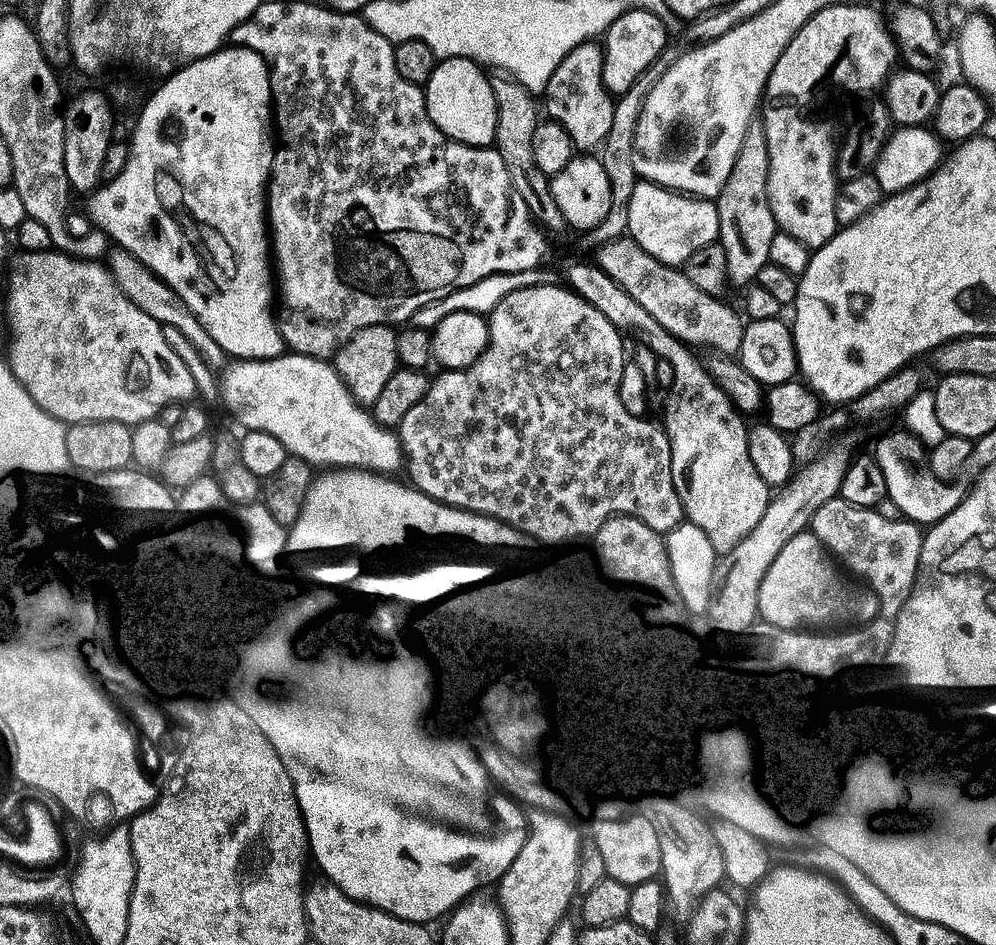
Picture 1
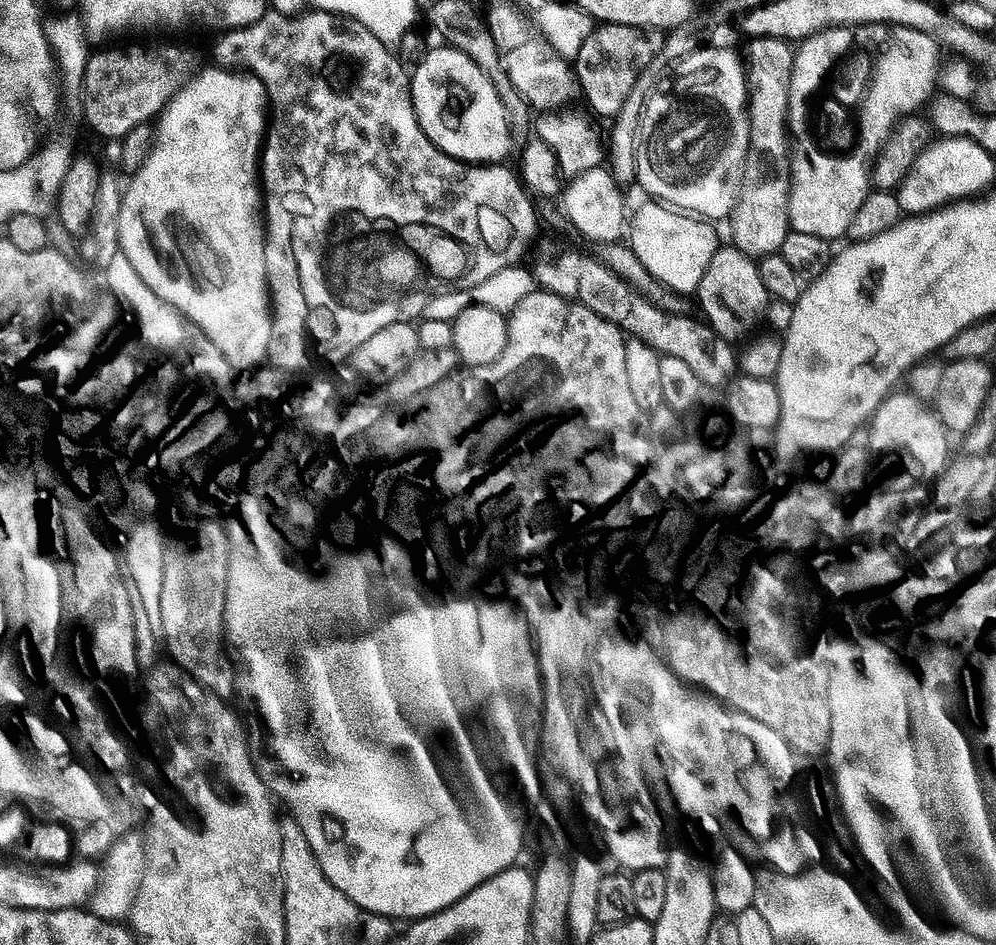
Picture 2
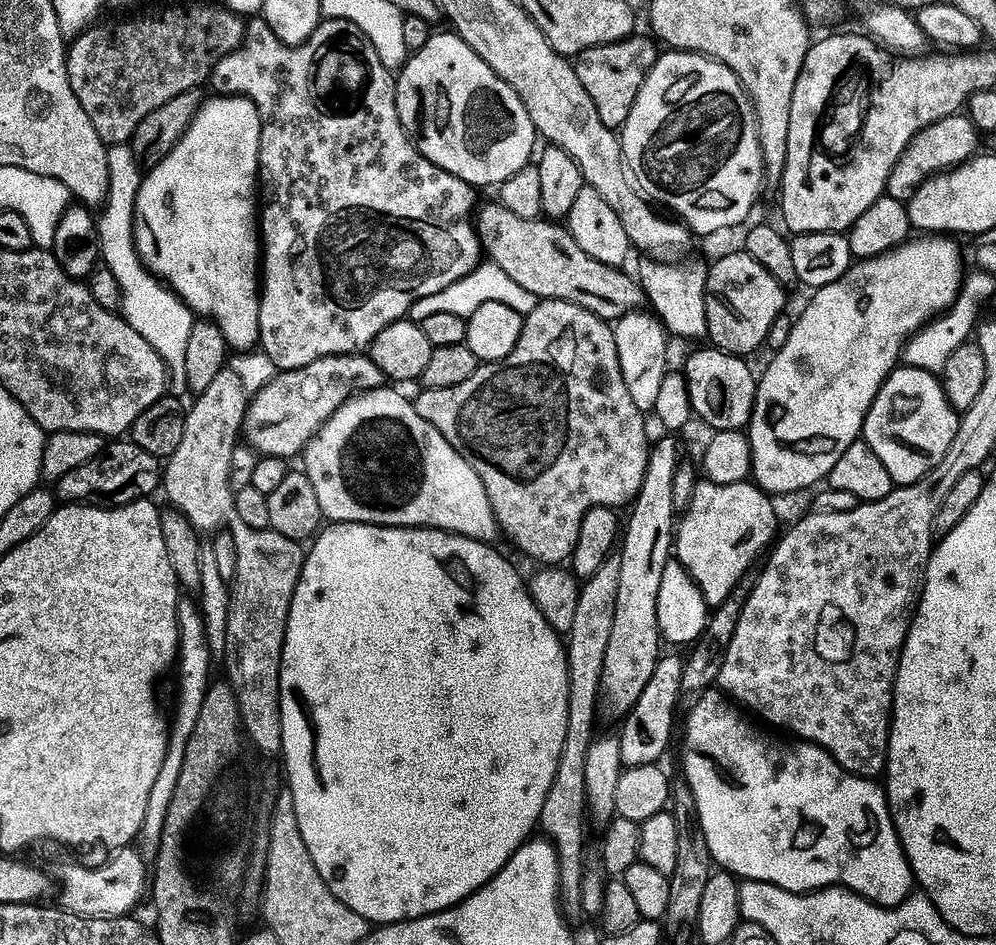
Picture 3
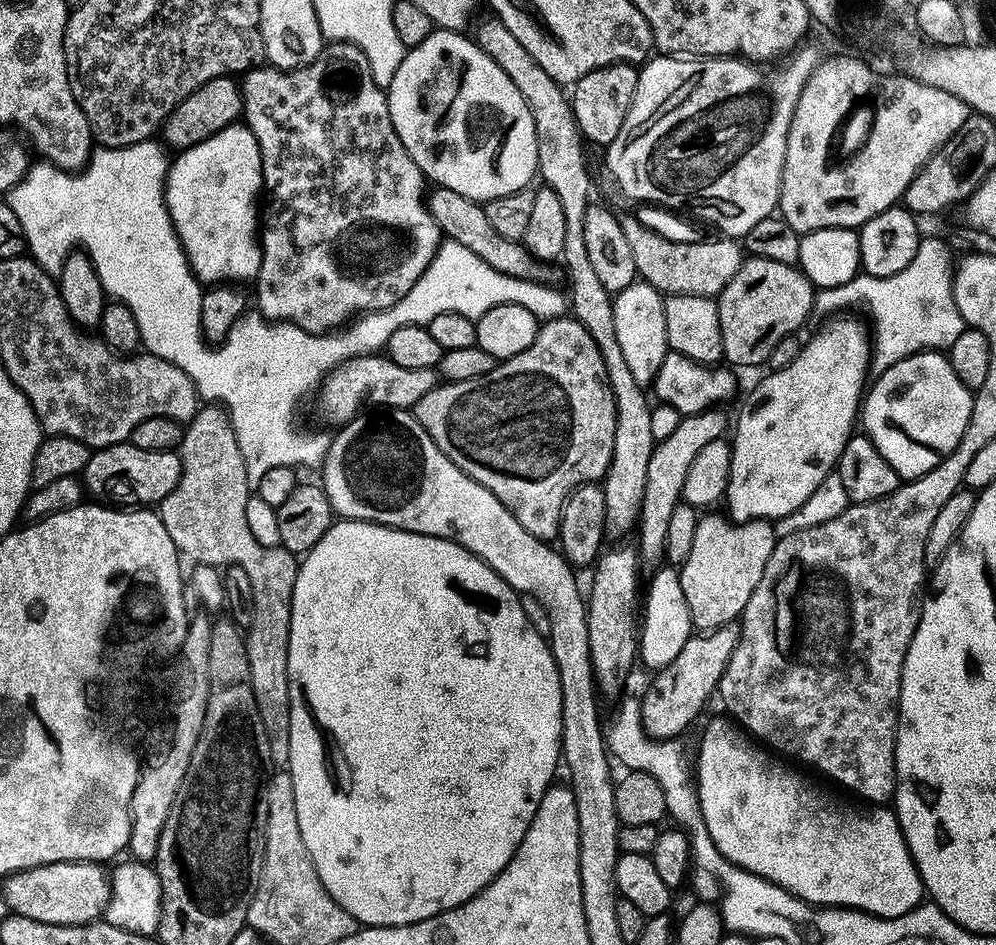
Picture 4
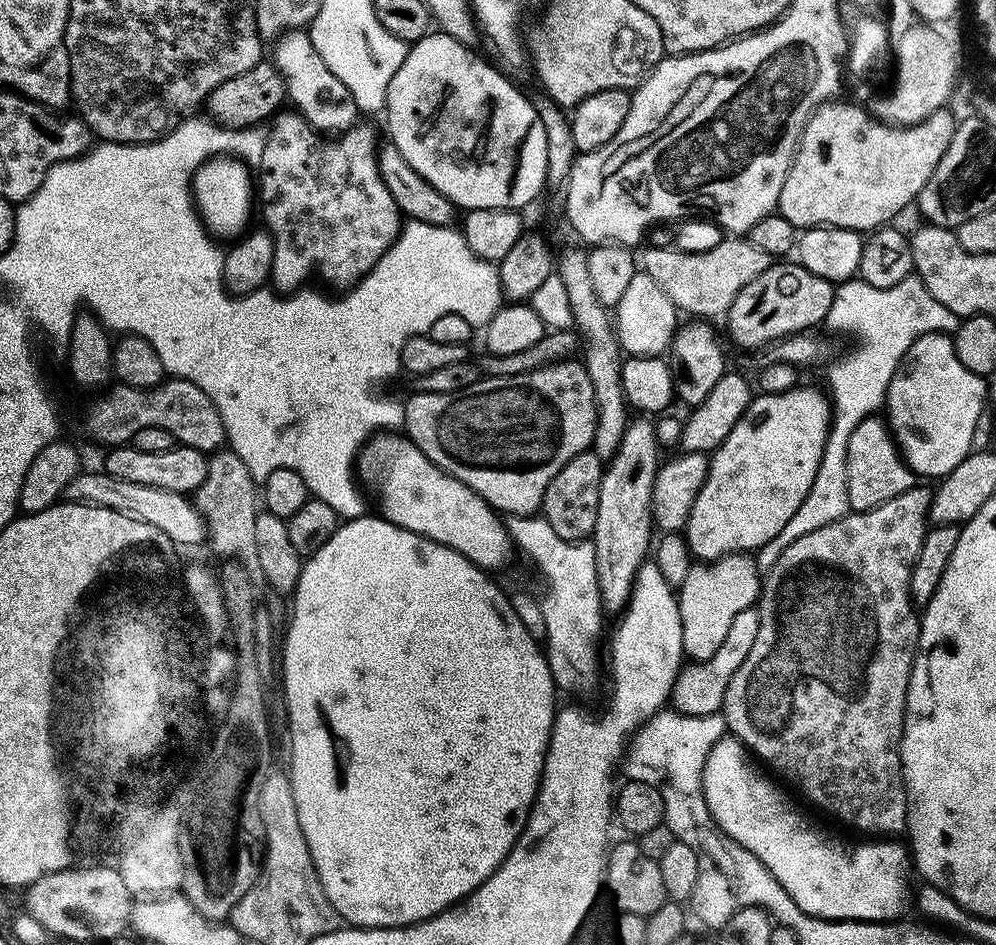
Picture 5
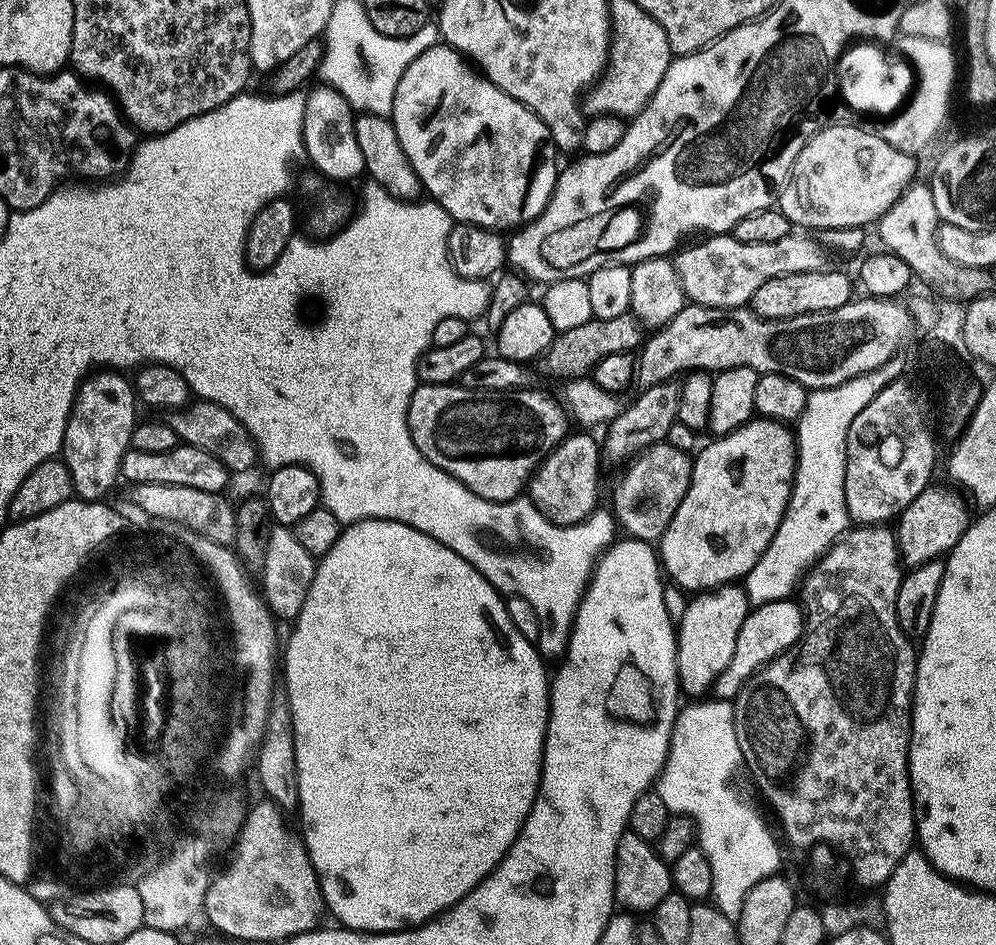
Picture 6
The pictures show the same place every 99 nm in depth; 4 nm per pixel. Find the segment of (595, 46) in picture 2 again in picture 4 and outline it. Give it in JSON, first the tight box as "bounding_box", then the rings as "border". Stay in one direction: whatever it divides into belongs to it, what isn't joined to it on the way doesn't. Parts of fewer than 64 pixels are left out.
{"bounding_box":[570,64,639,146],"border":[[[615,64],[602,70],[594,70],[594,74],[586,74],[586,78],[574,85],[570,92],[572,112],[585,141],[593,140],[596,144],[607,146],[614,142],[614,138],[618,138],[618,134],[622,134],[622,126],[626,126],[626,118],[630,114],[639,81],[639,67]]]}

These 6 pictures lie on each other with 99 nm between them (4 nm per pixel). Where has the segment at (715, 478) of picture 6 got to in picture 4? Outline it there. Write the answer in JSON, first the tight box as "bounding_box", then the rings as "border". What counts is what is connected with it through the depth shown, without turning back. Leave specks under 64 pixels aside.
{"bounding_box":[726,318,874,524],"border":[[[836,318],[833,324],[828,324],[825,326],[824,329],[821,330],[820,333],[817,334],[816,337],[813,338],[811,341],[810,339],[805,343],[803,350],[800,352],[800,356],[796,361],[793,362],[790,366],[786,366],[785,368],[781,368],[779,370],[773,371],[773,376],[768,376],[765,378],[764,381],[761,382],[760,385],[757,386],[756,389],[753,390],[752,393],[748,396],[748,401],[744,404],[744,409],[740,412],[740,421],[735,421],[734,424],[734,436],[736,432],[736,441],[731,441],[730,447],[732,449],[732,468],[728,471],[728,490],[726,493],[726,505],[728,504],[728,512],[727,515],[731,517],[733,521],[737,524],[748,524],[751,520],[767,520],[769,522],[783,522],[786,517],[793,516],[795,512],[798,510],[802,510],[802,506],[806,506],[806,502],[810,502],[810,498],[814,498],[814,490],[818,490],[818,486],[822,486],[822,482],[826,482],[826,478],[828,476],[833,475],[837,471],[838,465],[840,463],[840,455],[844,453],[846,450],[846,446],[848,445],[848,441],[852,439],[854,433],[857,431],[858,428],[858,417],[861,415],[862,409],[862,401],[865,399],[866,396],[866,385],[869,383],[868,380],[868,372],[870,373],[870,369],[872,368],[872,358],[874,355],[874,344],[873,341],[870,339],[870,332],[867,327],[866,329],[863,328],[862,325],[859,324],[856,320],[840,320],[844,318]]]}

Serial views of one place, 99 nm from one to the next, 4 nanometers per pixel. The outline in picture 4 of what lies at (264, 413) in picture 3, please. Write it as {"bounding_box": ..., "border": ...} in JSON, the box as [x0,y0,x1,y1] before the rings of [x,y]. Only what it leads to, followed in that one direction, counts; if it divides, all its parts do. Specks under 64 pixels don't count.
{"bounding_box":[320,354,442,426],"border":[[[380,354],[350,359],[338,367],[321,385],[320,395],[324,412],[330,416],[336,426],[343,426],[361,413],[362,404],[372,399],[378,408],[391,411],[415,409],[416,404],[426,398],[435,388],[440,387],[442,377],[437,369],[405,370],[387,356]]]}

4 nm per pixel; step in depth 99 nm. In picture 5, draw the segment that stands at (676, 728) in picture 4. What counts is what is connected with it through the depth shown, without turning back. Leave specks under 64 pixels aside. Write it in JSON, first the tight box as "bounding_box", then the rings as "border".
{"bounding_box":[671,608,760,716],"border":[[[756,608],[746,610],[746,614],[738,614],[734,627],[730,629],[730,638],[714,654],[714,658],[703,662],[692,662],[681,671],[676,685],[672,687],[671,707],[683,716],[715,716],[723,713],[726,690],[730,690],[730,682],[734,682],[734,674],[742,670],[742,662],[750,658],[750,650],[754,650],[754,642],[758,642],[760,633],[760,613]]]}

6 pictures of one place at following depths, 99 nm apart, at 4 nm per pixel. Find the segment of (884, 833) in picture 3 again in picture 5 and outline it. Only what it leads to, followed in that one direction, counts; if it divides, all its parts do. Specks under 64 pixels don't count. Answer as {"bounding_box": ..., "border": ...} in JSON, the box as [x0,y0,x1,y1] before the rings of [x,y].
{"bounding_box":[704,734,914,924],"border":[[[726,734],[714,746],[704,771],[704,797],[712,812],[716,825],[731,838],[758,858],[778,878],[780,885],[807,916],[819,920],[858,920],[865,924],[886,924],[896,922],[908,908],[908,879],[914,876],[914,864],[910,852],[892,838],[880,838],[875,842],[864,842],[851,848],[835,840],[828,832],[815,828],[800,813],[800,808],[779,788],[775,779],[767,780],[756,773],[757,765],[750,759],[750,753],[737,736]]]}

